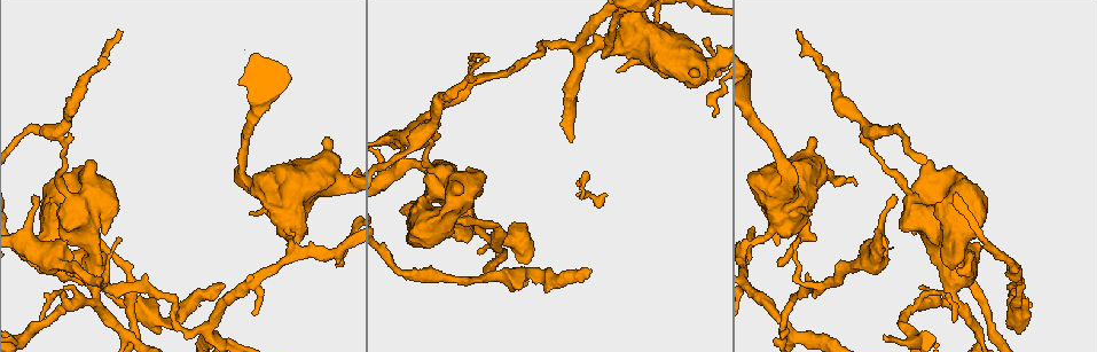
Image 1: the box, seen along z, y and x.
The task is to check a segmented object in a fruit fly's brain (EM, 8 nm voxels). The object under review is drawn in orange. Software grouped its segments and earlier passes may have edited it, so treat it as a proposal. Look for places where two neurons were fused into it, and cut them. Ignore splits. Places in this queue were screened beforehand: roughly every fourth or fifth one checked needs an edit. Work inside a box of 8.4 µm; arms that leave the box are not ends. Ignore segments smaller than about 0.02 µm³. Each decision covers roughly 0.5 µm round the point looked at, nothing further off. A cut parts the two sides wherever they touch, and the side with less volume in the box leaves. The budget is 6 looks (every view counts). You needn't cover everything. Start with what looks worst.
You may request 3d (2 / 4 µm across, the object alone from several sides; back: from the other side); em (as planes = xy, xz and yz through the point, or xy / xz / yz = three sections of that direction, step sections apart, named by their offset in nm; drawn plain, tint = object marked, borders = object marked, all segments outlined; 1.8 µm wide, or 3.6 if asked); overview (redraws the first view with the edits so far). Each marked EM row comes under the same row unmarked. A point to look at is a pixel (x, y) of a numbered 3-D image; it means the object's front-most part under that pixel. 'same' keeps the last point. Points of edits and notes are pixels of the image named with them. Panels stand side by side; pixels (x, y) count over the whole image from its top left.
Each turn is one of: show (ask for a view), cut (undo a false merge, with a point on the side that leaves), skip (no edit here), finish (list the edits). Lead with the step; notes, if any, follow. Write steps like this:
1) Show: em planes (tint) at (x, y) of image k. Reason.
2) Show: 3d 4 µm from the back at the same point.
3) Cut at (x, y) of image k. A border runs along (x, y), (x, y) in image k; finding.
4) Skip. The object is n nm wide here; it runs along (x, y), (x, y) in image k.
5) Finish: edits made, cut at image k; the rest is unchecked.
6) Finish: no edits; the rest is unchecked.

Show: em planes (borders) at (978, 337) of image 1. Calibre changes.

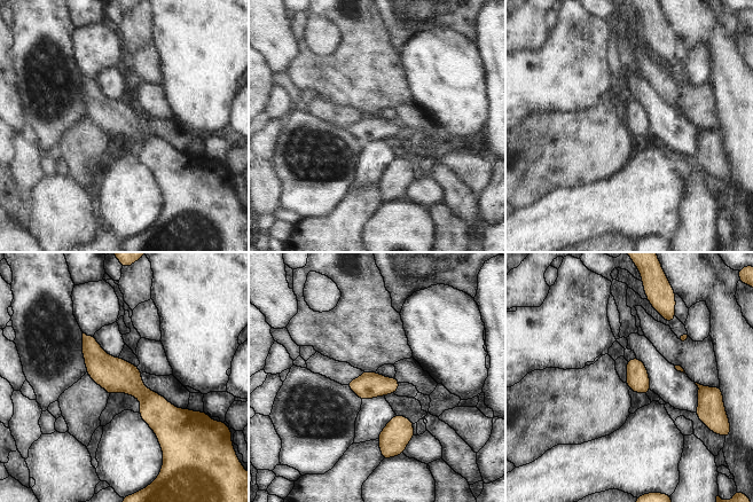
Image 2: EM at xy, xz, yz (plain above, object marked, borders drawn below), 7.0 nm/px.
Skip. It runs along (85, 338), (165, 416), (179, 416) in image 2; one neuron here.

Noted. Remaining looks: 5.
Show: em yz step 8 (tint) at (209, 327) of image 1. Abrupt turn.

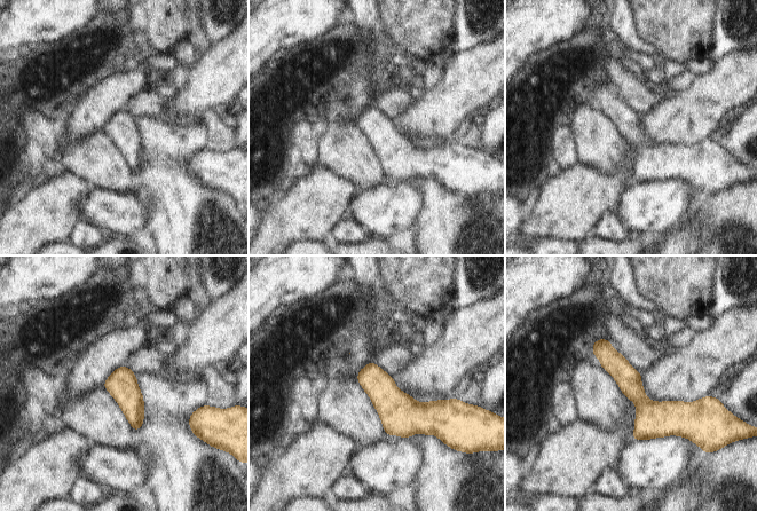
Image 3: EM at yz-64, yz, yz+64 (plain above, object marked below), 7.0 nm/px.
Skip. All the same neuron.

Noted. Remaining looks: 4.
Show: 3d 4 µm at (86, 206) of image 1. Calibre changes.

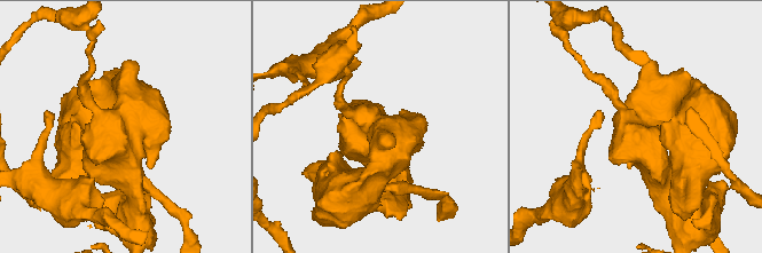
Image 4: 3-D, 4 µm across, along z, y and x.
Show: em 3.6 µm xy step 8 (tint) at (120, 127) of image 4. Now the EM.

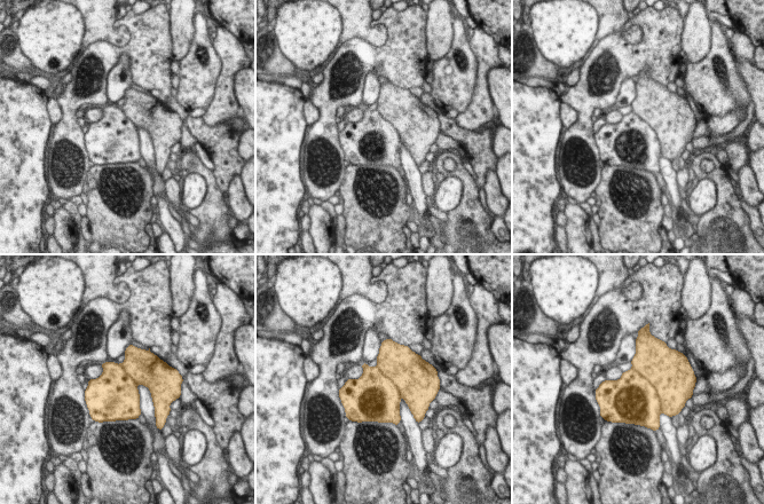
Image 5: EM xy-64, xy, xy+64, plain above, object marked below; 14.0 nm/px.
Show: em 3.6 µm planes (tint) at the same point.

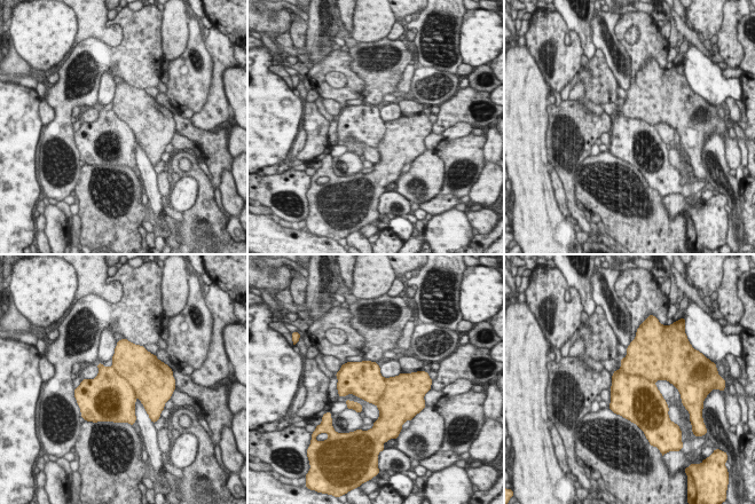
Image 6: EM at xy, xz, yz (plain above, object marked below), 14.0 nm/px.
Skip. All the same neuron.

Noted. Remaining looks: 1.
Finish: no edits; the rest is unchecked.

